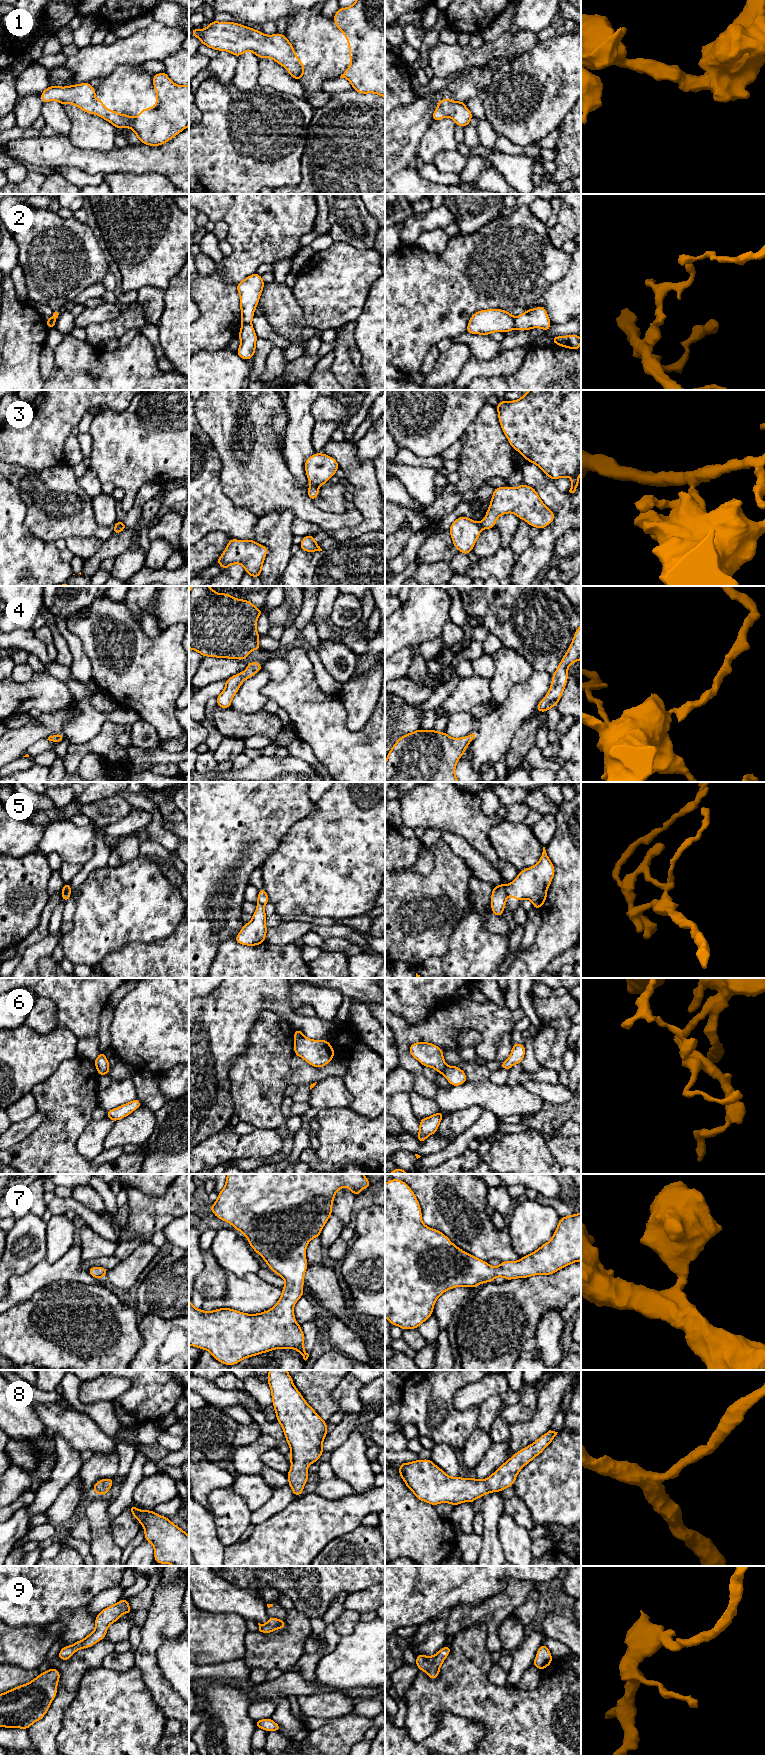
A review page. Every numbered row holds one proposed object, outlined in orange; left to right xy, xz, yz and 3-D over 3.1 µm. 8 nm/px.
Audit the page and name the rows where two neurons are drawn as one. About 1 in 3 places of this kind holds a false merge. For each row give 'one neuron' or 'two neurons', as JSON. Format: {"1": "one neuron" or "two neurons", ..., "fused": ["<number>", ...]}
{"1": "one neuron", "2": "two neurons", "3": "two neurons", "4": "one neuron", "5": "two neurons", "6": "two neurons", "7": "one neuron", "8": "one neuron", "9": "one neuron", "fused": ["2", "3", "5", "6"]}

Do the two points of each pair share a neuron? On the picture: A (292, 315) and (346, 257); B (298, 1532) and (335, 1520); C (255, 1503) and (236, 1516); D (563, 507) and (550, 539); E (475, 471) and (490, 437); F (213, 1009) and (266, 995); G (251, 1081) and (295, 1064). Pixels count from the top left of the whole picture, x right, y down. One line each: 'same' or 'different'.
A: different
B: same
C: different
D: same
E: same
F: same
G: different

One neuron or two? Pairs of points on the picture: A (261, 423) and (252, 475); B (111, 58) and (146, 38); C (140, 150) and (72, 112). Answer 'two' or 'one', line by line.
A: one
B: one
C: two

